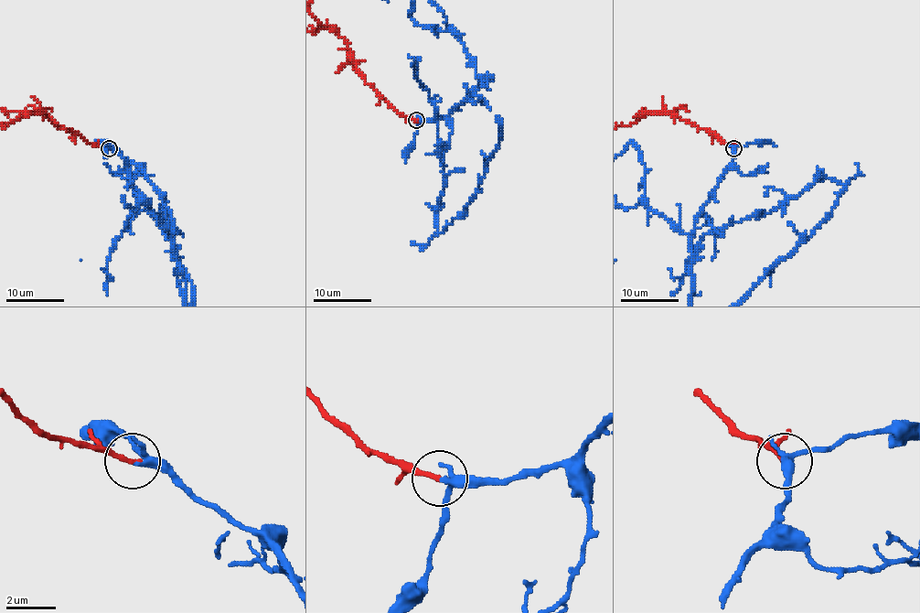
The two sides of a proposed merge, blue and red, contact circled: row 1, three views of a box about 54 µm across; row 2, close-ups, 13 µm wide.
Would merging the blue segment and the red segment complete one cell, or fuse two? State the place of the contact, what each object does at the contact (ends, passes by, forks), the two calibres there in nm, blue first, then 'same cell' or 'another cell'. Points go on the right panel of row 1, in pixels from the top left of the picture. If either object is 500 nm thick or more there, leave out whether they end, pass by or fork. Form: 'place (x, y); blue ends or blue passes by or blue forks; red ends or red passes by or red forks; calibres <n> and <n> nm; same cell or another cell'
place (733, 148); blue forks; red ends; calibres 220 and 200 nm; same cell

